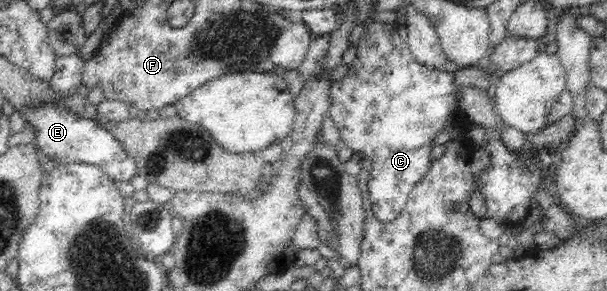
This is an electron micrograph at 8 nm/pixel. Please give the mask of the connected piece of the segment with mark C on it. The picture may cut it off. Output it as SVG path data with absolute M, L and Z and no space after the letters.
M401 20L391 23L369 21L356 48L358 54L349 65L347 75L330 85L328 111L344 144L354 153L362 151L372 161L368 190L374 216L379 221L393 221L405 207L411 190L431 167L434 137L451 127L453 121L461 121L463 116L457 106L454 74L421 65L413 57L408 46L406 24Z

